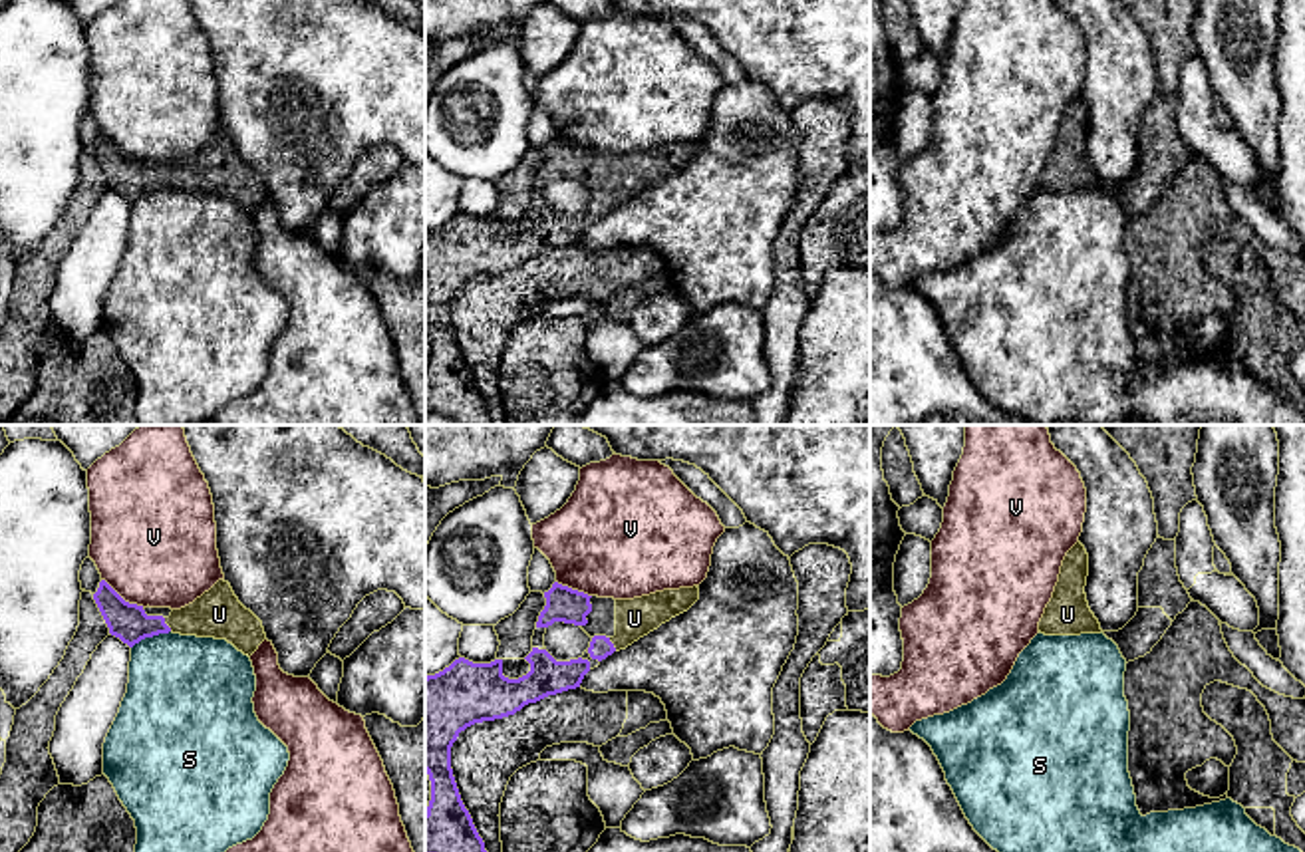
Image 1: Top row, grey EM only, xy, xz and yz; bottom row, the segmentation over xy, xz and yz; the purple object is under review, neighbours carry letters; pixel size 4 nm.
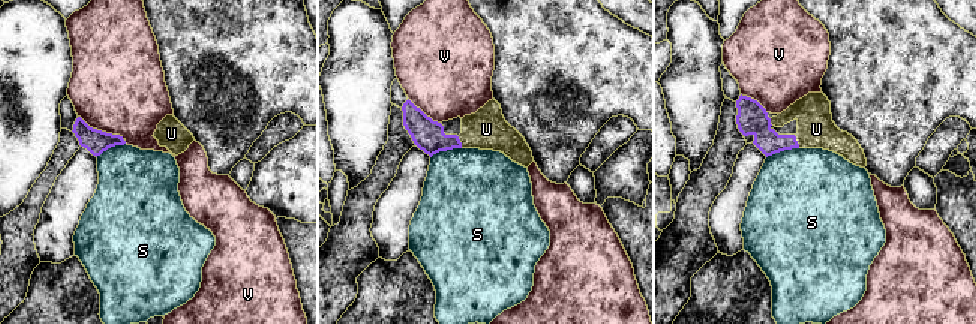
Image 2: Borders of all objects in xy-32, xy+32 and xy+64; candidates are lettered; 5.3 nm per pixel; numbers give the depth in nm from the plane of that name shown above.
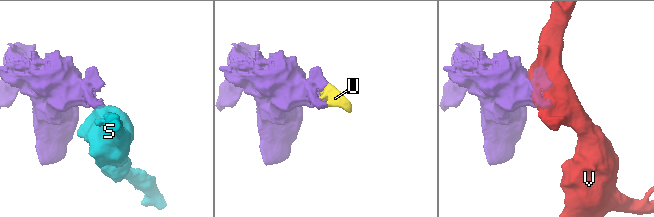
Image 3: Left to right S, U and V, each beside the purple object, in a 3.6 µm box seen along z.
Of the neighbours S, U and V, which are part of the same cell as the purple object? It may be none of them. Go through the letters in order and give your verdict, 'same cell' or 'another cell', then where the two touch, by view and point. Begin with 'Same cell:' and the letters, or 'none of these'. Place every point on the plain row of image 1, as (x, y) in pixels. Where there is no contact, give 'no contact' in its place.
Same cell: U
S: another cell | xy (149, 191)
U: same cell | xy (165, 179)
V: another cell | xy (122, 153)

